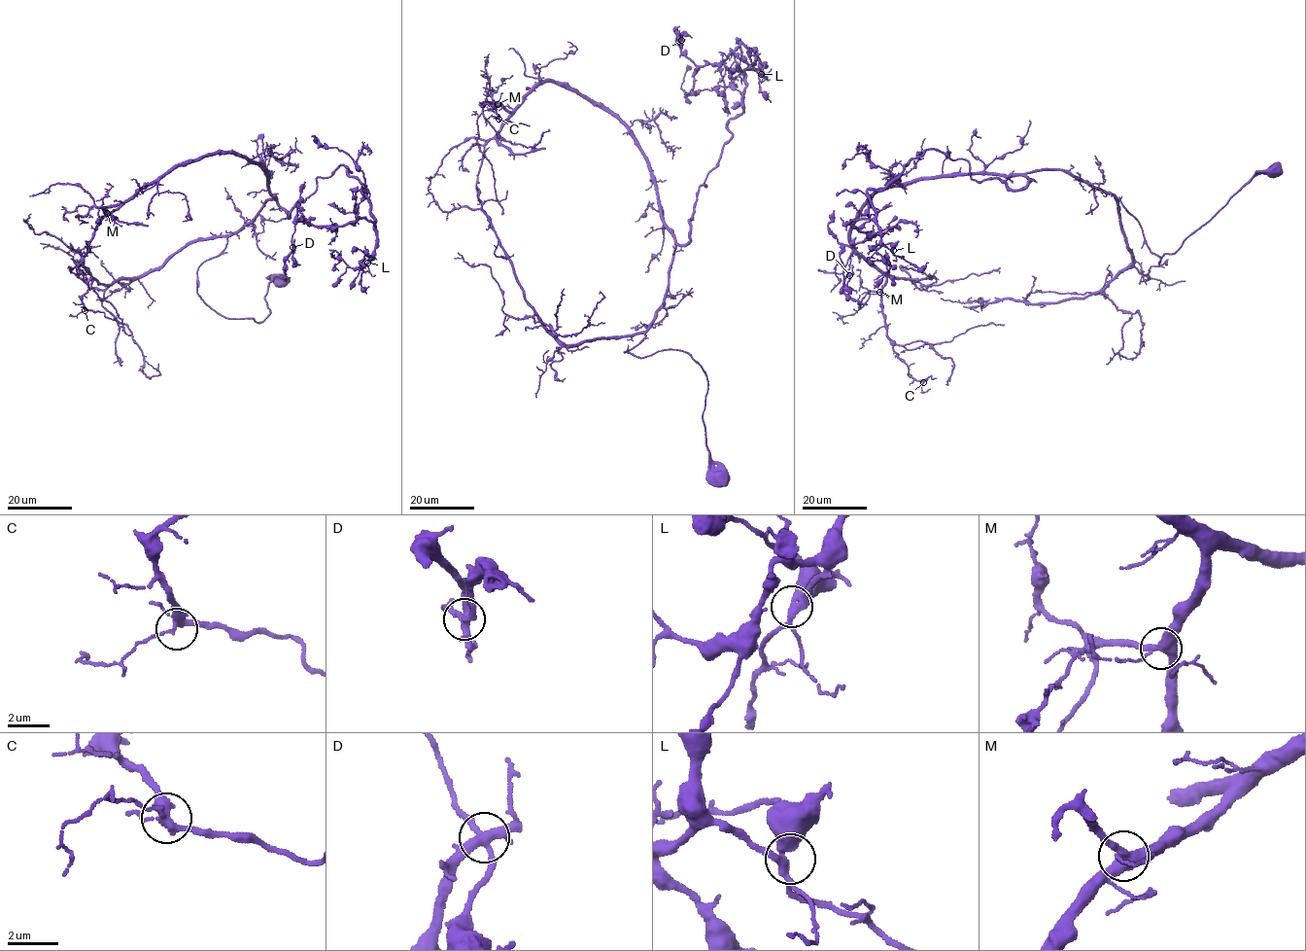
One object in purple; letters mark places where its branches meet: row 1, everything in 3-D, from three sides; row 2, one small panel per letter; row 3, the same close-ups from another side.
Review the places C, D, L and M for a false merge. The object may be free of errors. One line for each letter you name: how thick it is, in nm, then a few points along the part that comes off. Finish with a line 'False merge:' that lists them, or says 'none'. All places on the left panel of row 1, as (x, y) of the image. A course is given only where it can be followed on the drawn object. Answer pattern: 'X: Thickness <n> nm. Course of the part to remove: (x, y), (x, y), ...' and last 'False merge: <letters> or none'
D: Thickness 360 nm. Course of the part to remove: (292, 248), (286, 261), (286, 281)
False merge: D

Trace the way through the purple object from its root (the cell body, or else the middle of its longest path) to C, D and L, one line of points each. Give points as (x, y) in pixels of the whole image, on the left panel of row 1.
C: (281, 283), (258, 322), (197, 292), (276, 197), (259, 162), (220, 152), (104, 217), (77, 267), (85, 310)
D: (281, 283), (261, 322), (226, 318), (197, 269), (344, 165), (375, 227), (297, 219), (292, 248)
L: (281, 283), (261, 322), (226, 318), (197, 269), (266, 199), (289, 217), (340, 164), (369, 204), (367, 263)

